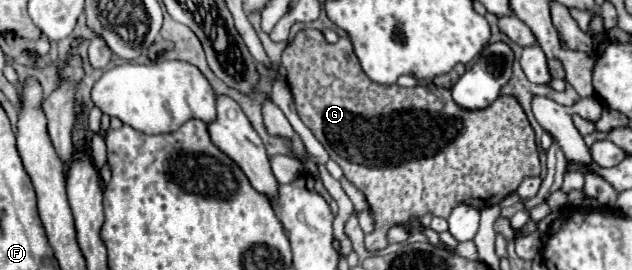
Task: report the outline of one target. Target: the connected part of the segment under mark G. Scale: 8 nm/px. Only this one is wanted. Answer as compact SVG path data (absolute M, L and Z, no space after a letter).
M320 30L298 32L282 52L282 66L288 72L286 80L292 90L298 116L328 150L330 158L344 170L344 176L364 192L370 204L376 220L376 230L366 234L366 248L370 252L388 246L386 230L390 226L406 226L408 218L422 218L428 212L446 218L460 200L482 200L468 202L480 210L482 206L494 206L508 194L516 192L524 178L540 174L536 134L514 96L498 96L482 110L464 110L452 100L448 88L438 88L432 82L414 88L376 84L364 74L348 38L340 38L336 44L330 44Z

